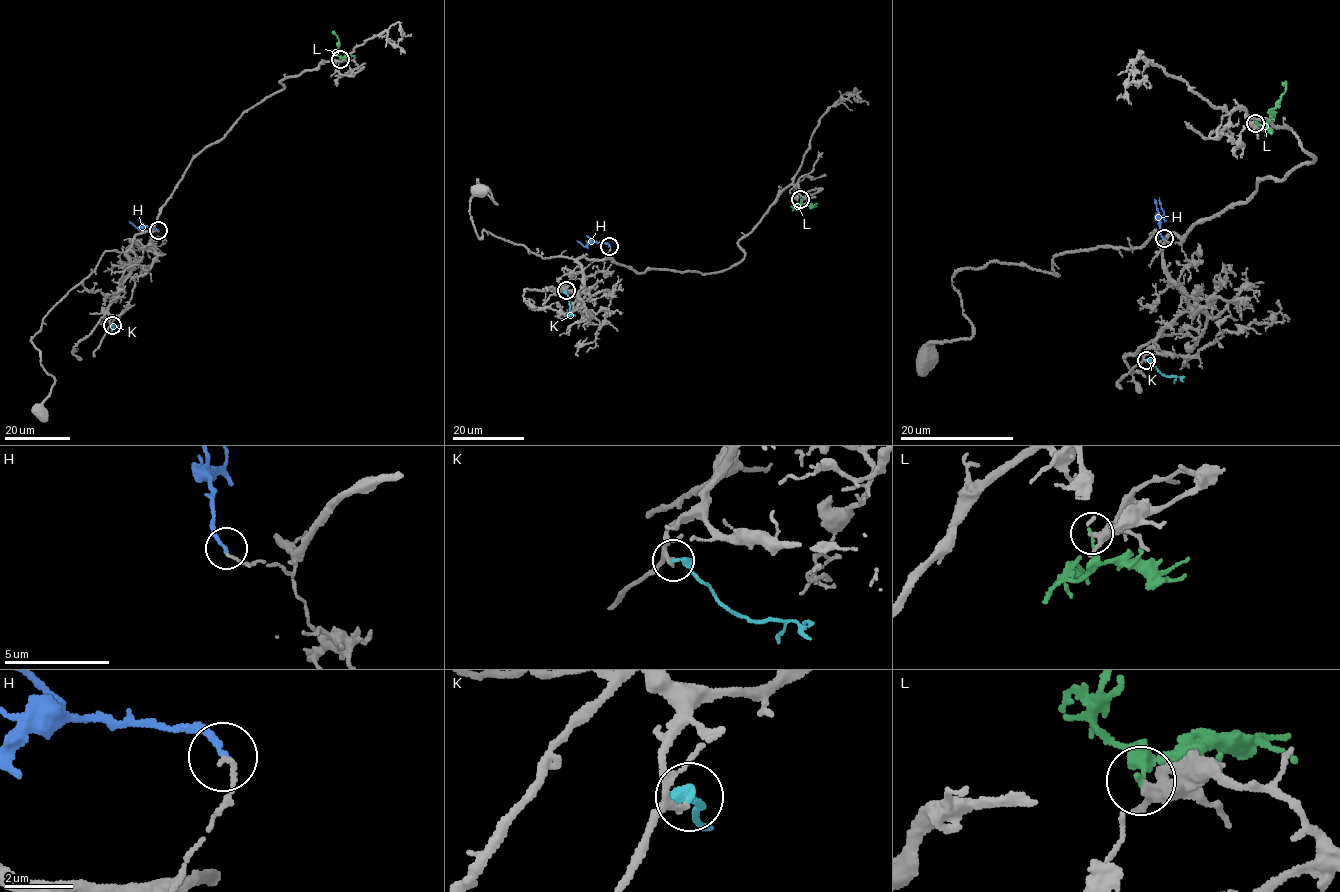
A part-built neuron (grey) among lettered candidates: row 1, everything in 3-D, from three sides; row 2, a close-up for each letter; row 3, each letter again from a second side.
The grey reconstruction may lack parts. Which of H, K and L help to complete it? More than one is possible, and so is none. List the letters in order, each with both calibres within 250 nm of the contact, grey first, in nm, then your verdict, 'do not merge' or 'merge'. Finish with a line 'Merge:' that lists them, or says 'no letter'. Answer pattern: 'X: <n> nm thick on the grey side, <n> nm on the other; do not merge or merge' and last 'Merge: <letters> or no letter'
H: 130 nm thick on the grey side, 190 nm on the other; do not merge
K: 170 nm thick on the grey side, 200 nm on the other; do not merge
L: 320 nm thick on the grey side, 130 nm on the other; do not merge
Merge: no letter

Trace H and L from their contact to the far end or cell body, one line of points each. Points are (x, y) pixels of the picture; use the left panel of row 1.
H: (158, 230), (136, 227), (129, 221)
L: (340, 59), (336, 50), (338, 38), (333, 32)

